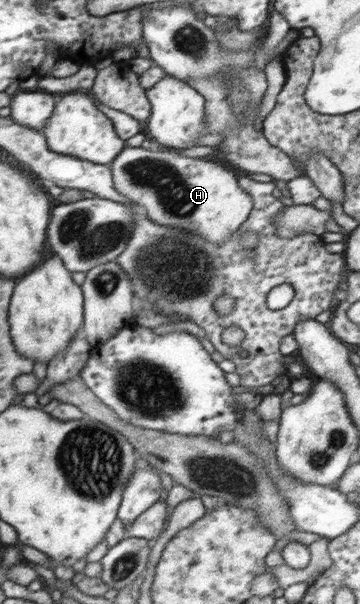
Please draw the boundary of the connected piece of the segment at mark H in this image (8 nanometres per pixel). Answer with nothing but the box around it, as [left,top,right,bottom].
[111,144,252,244]

